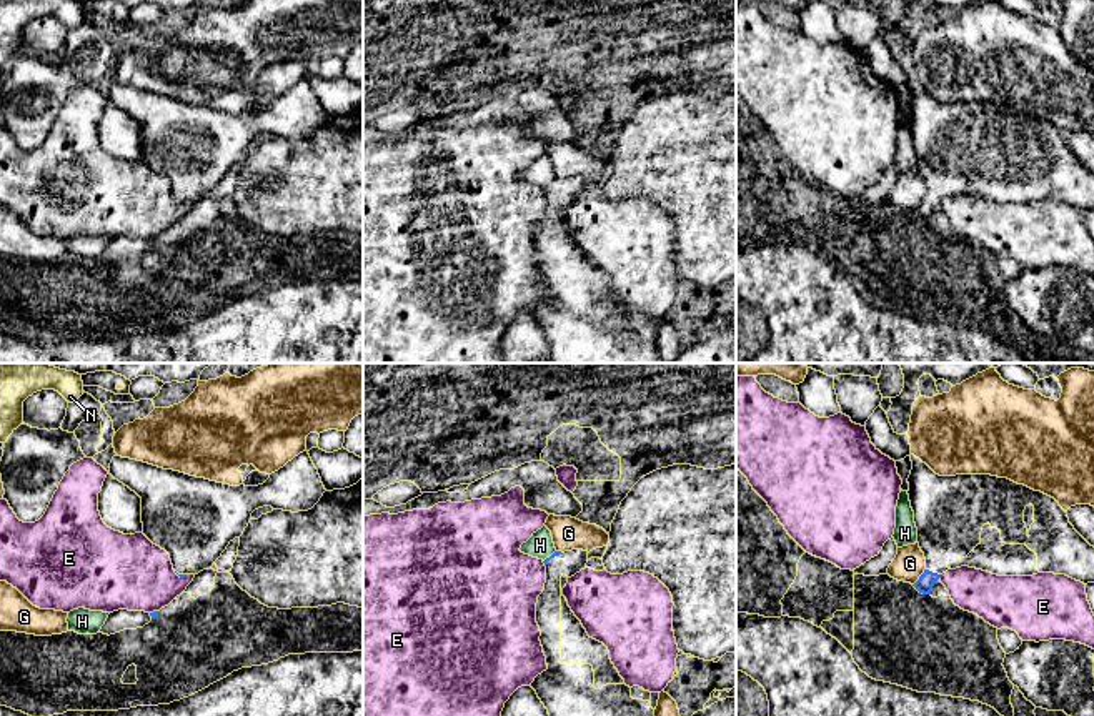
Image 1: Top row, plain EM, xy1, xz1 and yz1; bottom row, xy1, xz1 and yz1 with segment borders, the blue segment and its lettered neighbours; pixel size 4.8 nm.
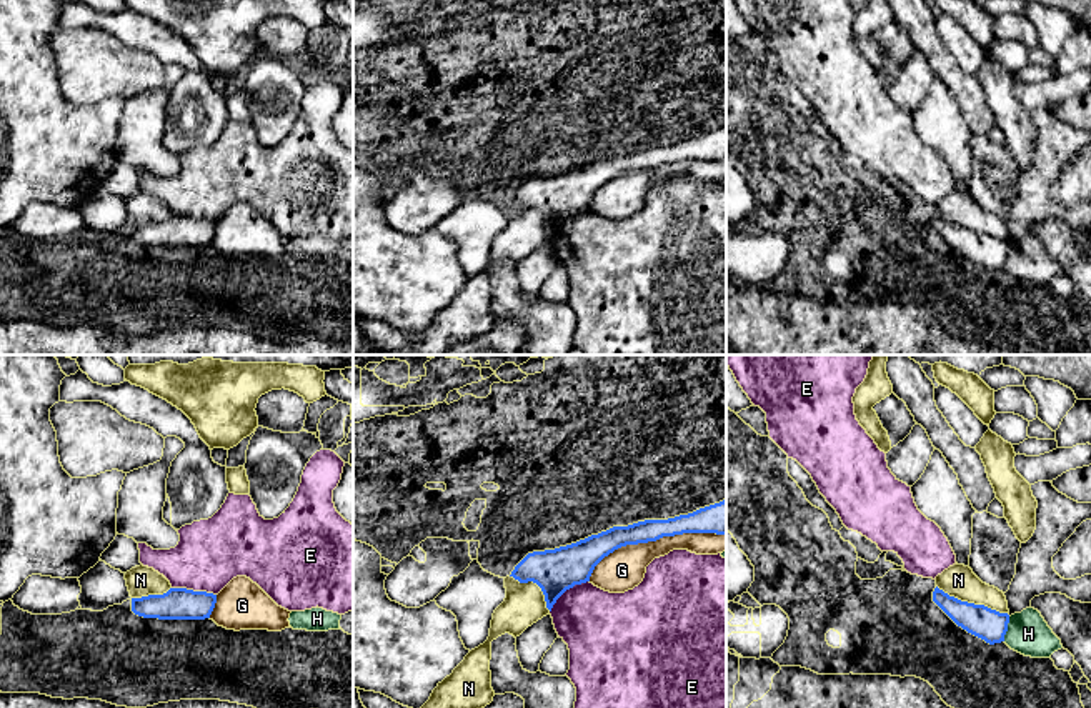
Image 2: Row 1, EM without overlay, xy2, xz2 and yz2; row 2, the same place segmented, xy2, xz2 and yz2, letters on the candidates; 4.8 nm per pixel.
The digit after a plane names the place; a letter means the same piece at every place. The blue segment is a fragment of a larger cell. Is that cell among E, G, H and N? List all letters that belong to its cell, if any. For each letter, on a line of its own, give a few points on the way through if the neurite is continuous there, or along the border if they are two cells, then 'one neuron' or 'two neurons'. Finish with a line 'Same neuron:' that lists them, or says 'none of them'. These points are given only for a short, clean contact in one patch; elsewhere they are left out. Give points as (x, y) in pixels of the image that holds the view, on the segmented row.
E: two neurons
G: two neurons
H: two neurons
N: along yz2 (936, 585), (961, 600), (983, 603), (1008, 615) | two neurons
Same neuron: none of them

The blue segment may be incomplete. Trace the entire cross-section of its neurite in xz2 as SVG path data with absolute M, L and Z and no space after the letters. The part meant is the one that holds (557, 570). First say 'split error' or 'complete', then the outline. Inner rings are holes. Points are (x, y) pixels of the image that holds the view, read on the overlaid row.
complete; M726 500L688 515L613 526L566 546L528 553L510 576L520 583L536 583L551 611L566 590L590 581L595 566L615 550L683 533L726 535Z

